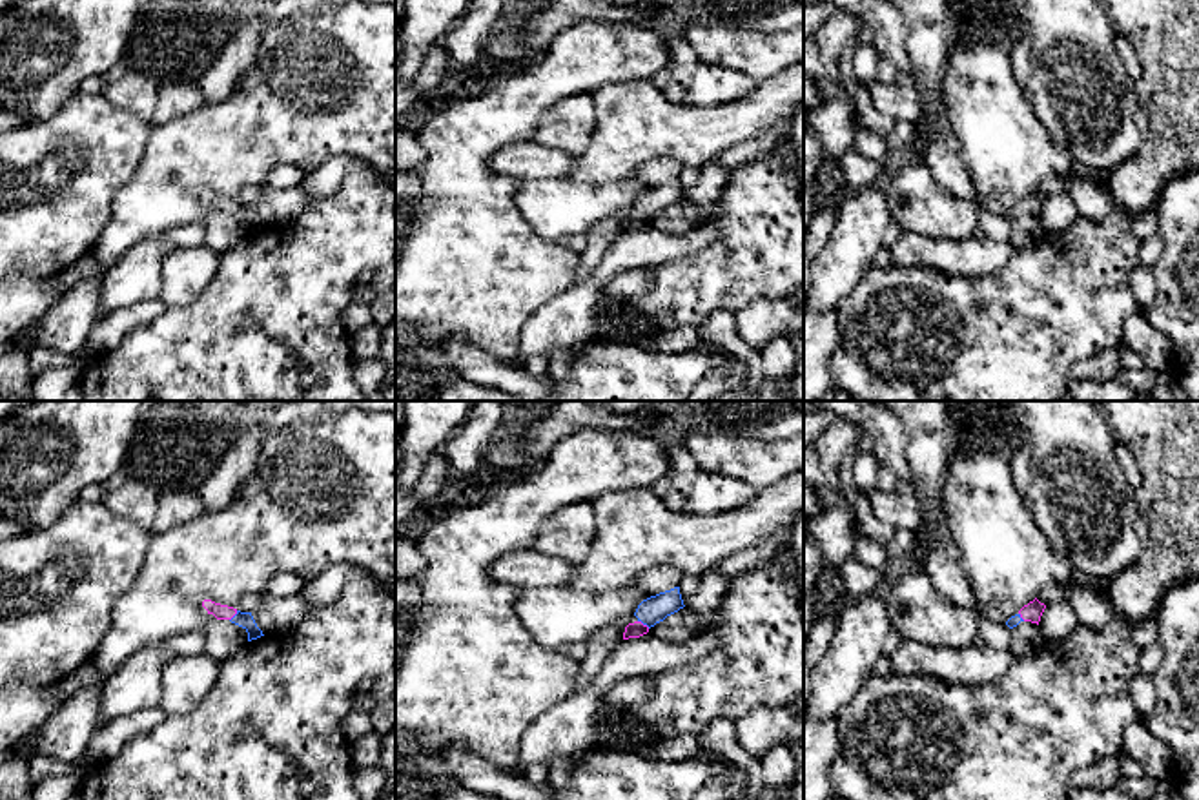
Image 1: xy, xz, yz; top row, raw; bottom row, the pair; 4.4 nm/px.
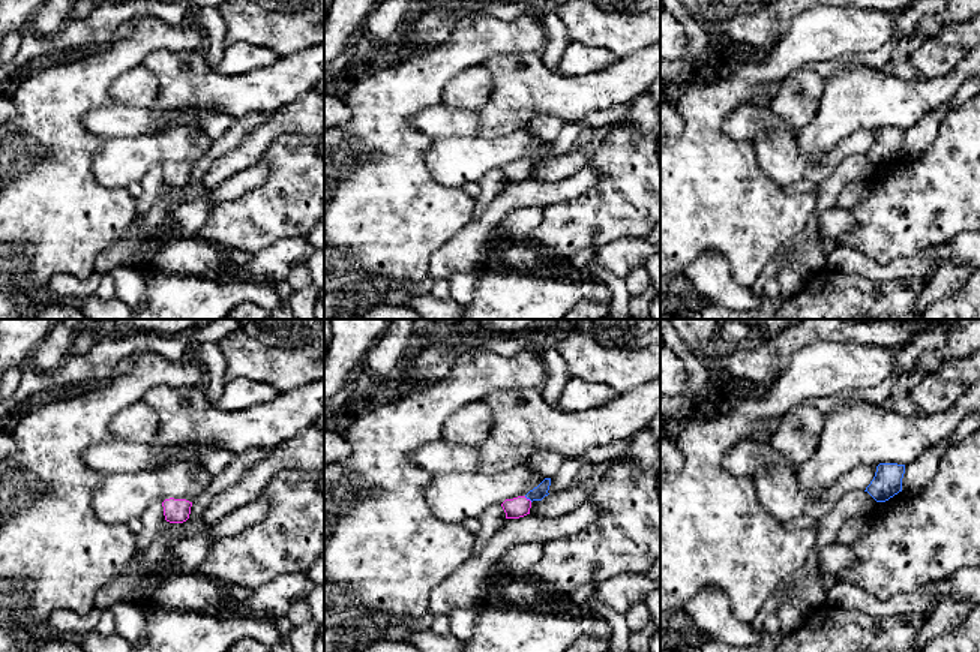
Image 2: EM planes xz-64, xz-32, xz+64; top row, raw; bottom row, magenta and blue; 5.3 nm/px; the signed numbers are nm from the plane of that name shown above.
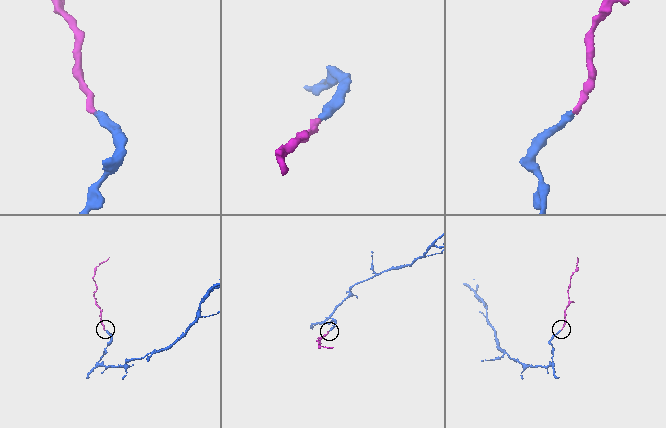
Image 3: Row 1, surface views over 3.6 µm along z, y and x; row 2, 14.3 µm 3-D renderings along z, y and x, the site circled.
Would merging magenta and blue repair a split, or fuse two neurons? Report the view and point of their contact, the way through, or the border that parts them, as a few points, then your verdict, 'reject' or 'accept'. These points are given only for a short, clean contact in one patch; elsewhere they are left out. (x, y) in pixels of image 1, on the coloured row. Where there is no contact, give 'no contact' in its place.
contact xz (642, 624); way xz (636, 629), (642, 624), (655, 609); accept

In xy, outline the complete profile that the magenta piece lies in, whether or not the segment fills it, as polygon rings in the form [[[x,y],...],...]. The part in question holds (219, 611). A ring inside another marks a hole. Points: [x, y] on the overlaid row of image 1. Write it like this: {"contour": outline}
{"contour": [[[204,600],[202,607],[208,610],[208,614],[213,614],[217,620],[230,620],[231,623],[242,627],[248,632],[248,641],[264,636],[262,631],[257,627],[251,612],[241,612],[233,607],[220,605],[211,600]]]}

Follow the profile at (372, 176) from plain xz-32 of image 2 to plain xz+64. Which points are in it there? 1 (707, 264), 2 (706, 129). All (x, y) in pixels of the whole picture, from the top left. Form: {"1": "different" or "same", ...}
{"1": "different", "2": "same"}

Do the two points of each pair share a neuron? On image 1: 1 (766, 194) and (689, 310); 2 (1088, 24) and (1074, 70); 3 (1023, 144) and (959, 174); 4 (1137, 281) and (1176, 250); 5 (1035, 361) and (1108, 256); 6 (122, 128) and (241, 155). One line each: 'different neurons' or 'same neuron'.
1: same neuron
2: same neuron
3: different neurons
4: different neurons
5: same neuron
6: different neurons

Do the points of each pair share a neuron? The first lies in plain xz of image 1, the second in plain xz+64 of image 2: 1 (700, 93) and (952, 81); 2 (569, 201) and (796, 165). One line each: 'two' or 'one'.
1: two
2: one

